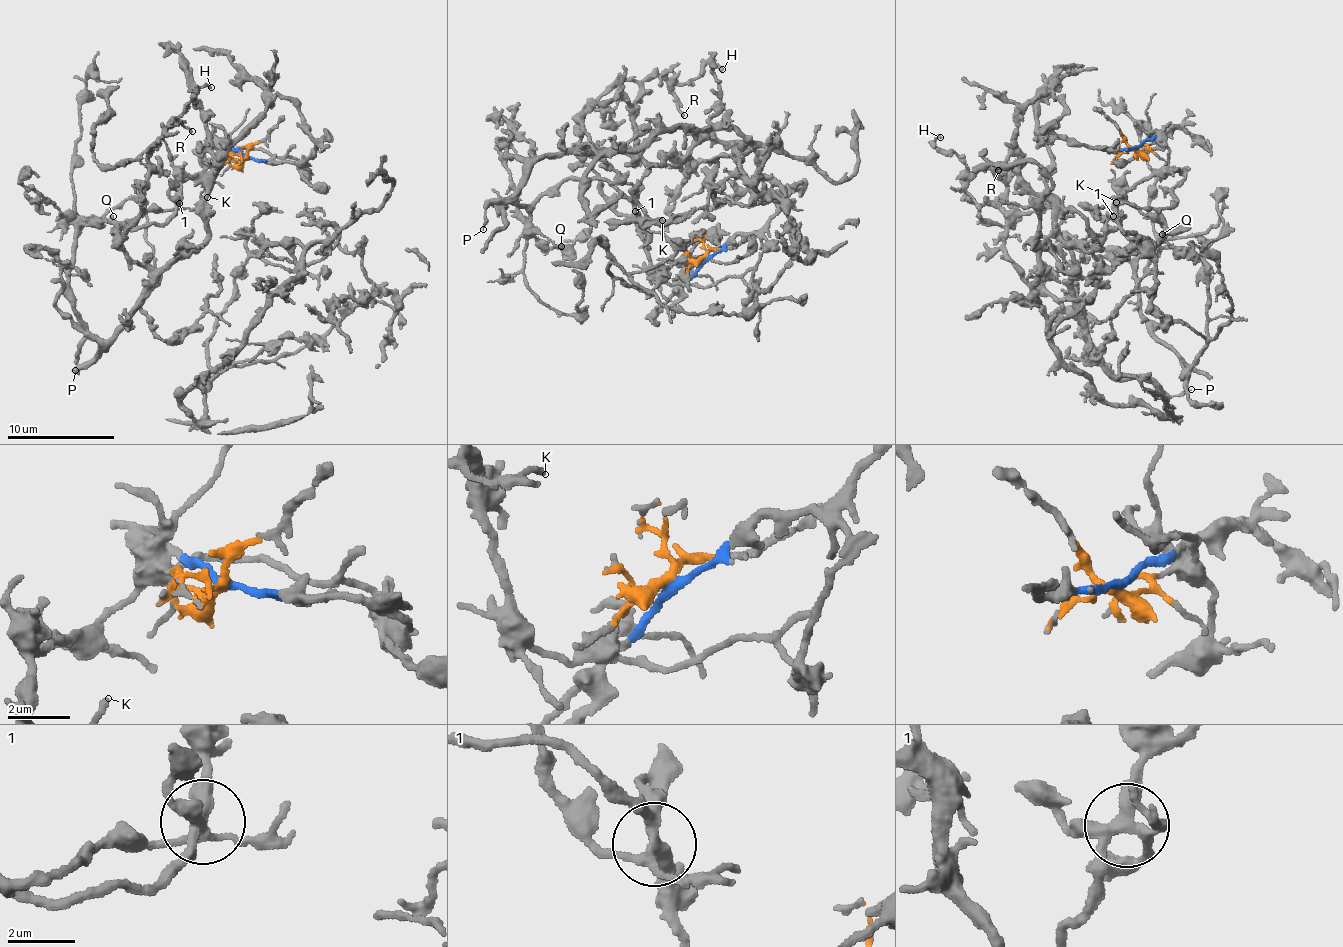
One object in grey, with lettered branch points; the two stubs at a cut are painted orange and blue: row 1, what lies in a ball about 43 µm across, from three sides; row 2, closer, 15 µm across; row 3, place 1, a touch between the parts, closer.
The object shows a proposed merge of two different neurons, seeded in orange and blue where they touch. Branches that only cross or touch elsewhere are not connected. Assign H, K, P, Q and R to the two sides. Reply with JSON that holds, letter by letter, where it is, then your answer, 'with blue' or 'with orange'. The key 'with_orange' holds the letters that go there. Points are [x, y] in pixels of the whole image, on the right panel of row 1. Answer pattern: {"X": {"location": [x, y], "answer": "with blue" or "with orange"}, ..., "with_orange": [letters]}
{"H": {"location": [940, 137], "answer": "with blue"}, "K": {"location": [1116, 202], "answer": "with blue"}, "P": {"location": [1191, 389], "answer": "with blue"}, "Q": {"location": [1162, 234], "answer": "with orange"}, "R": {"location": [998, 170], "answer": "with blue"}, "with_orange": ["Q"]}

